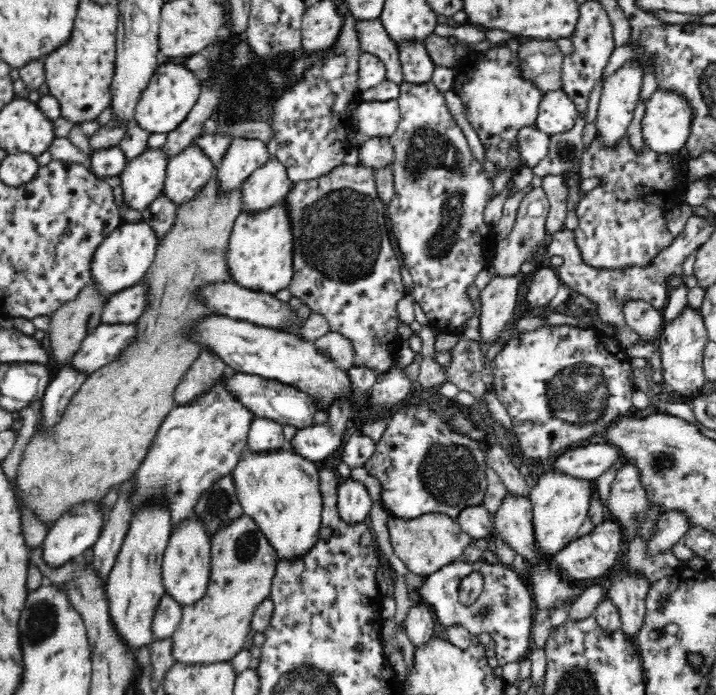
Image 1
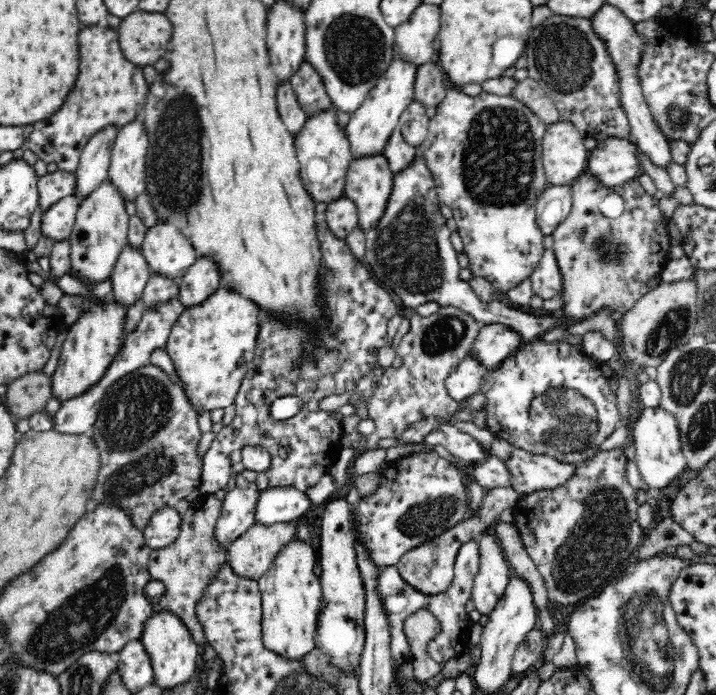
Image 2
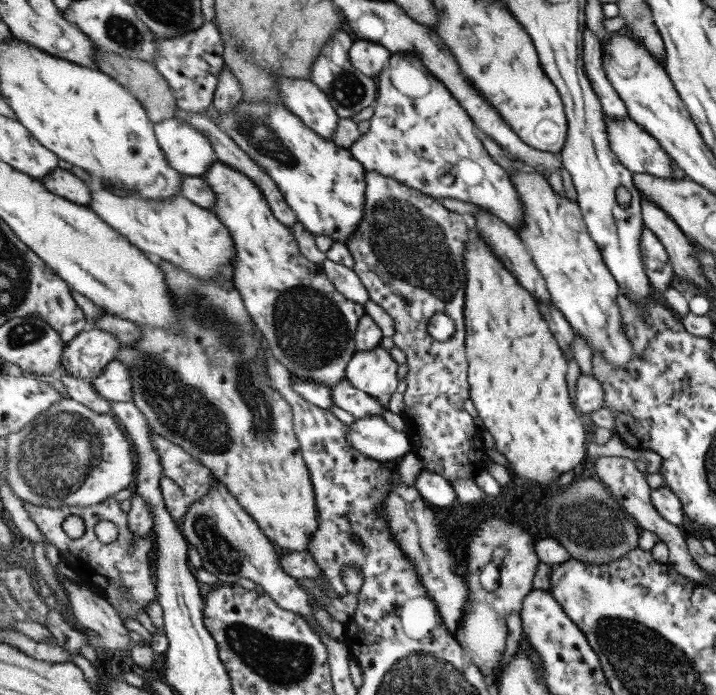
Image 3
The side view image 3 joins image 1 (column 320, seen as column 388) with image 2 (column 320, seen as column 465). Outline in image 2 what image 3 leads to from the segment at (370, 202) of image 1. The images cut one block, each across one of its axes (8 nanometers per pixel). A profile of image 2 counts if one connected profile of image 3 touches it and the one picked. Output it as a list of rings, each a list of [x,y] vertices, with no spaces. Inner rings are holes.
[[[326,221],[318,222],[316,235],[318,235],[316,240],[322,255],[316,287],[318,287],[320,307],[324,314],[320,318],[314,318],[318,324],[309,326],[304,318],[297,318],[297,316],[296,318],[281,318],[279,314],[273,314],[273,312],[261,312],[257,349],[237,392],[234,418],[232,422],[223,425],[203,458],[204,474],[202,474],[202,484],[199,488],[201,495],[214,494],[231,483],[233,476],[230,471],[232,470],[230,454],[245,446],[260,445],[270,451],[271,465],[264,471],[269,480],[269,487],[294,486],[300,491],[307,491],[308,488],[316,486],[322,476],[329,474],[335,460],[340,456],[340,451],[343,449],[342,437],[345,434],[342,431],[342,423],[336,418],[336,411],[324,412],[318,409],[320,400],[334,394],[340,396],[339,394],[354,389],[356,382],[362,376],[366,376],[368,372],[372,372],[379,366],[378,350],[388,344],[386,331],[388,320],[394,314],[400,313],[401,309],[396,306],[388,290],[373,277],[370,268],[364,261],[354,256],[349,244],[346,244],[344,238],[338,238],[333,233]],[[288,395],[298,396],[302,400],[302,410],[296,416],[286,420],[272,419],[268,415],[268,406],[276,398]]]

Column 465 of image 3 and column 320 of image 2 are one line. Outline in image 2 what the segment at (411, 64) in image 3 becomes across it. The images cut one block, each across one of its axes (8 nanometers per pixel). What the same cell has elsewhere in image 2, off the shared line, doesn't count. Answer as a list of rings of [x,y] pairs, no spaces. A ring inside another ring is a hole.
[[[331,105],[324,108],[324,110],[318,110],[318,112],[312,114],[312,116],[307,116],[304,124],[302,124],[302,129],[299,131],[299,134],[295,136],[297,159],[301,164],[301,181],[307,193],[313,198],[316,204],[319,202],[329,203],[345,195],[346,173],[350,166],[349,162],[354,158],[350,139],[348,139],[348,135],[346,135],[346,128],[338,122],[337,112],[337,108]]]

